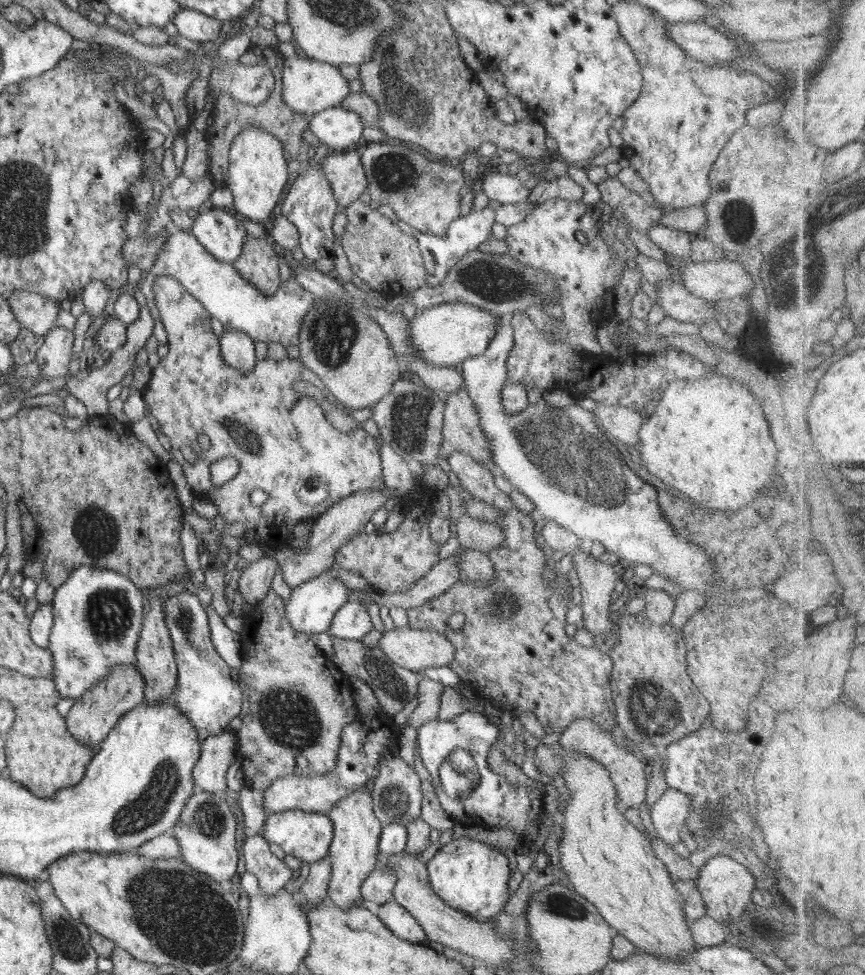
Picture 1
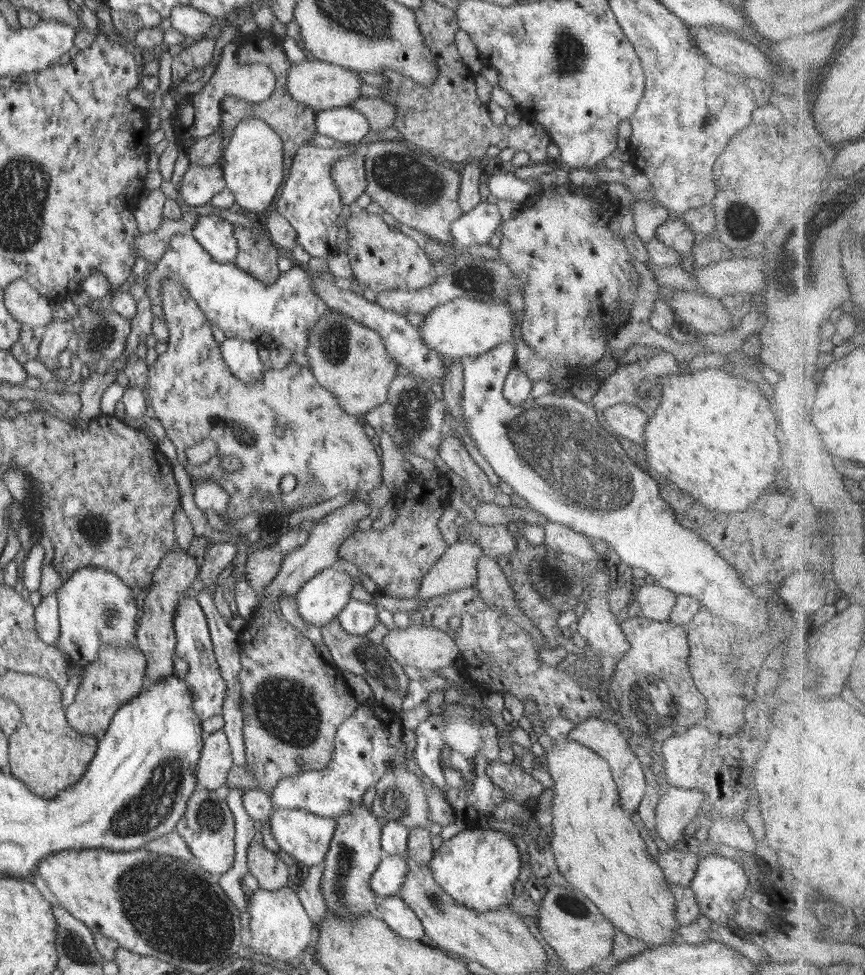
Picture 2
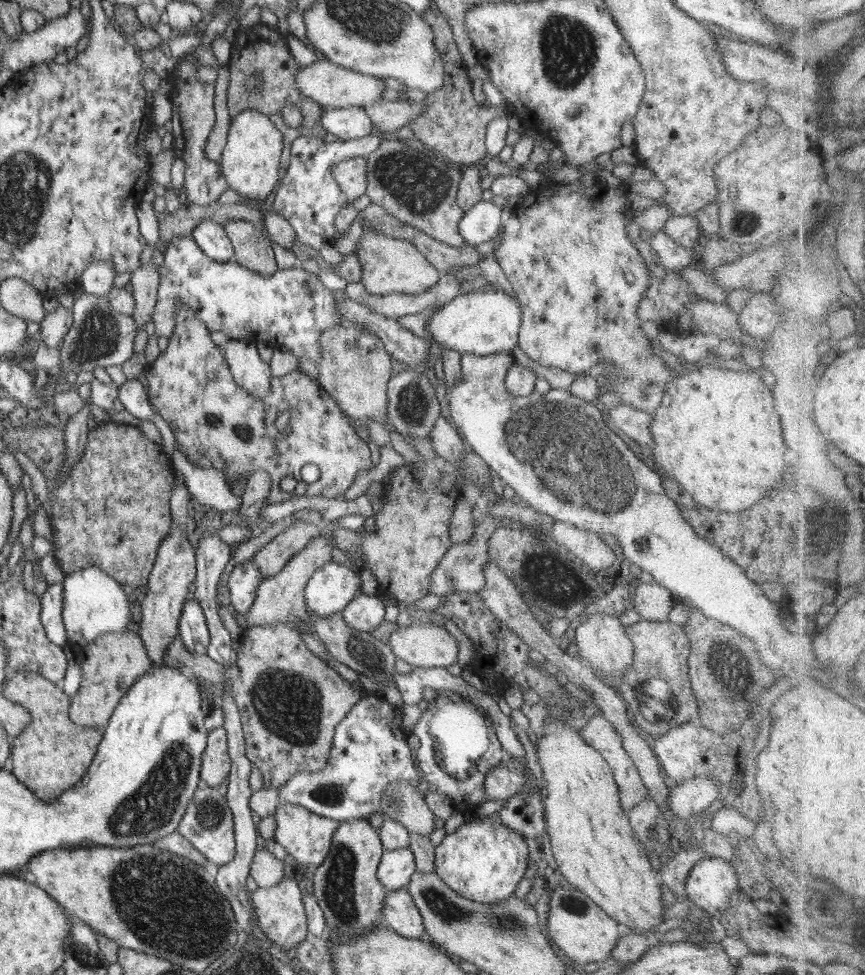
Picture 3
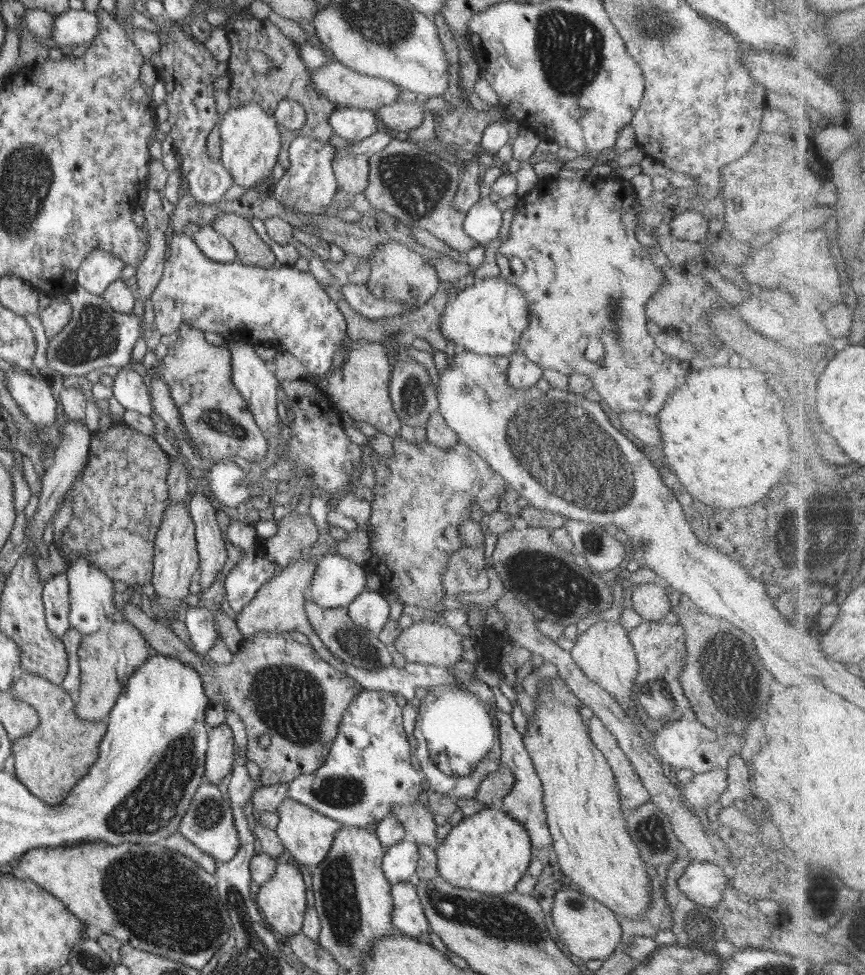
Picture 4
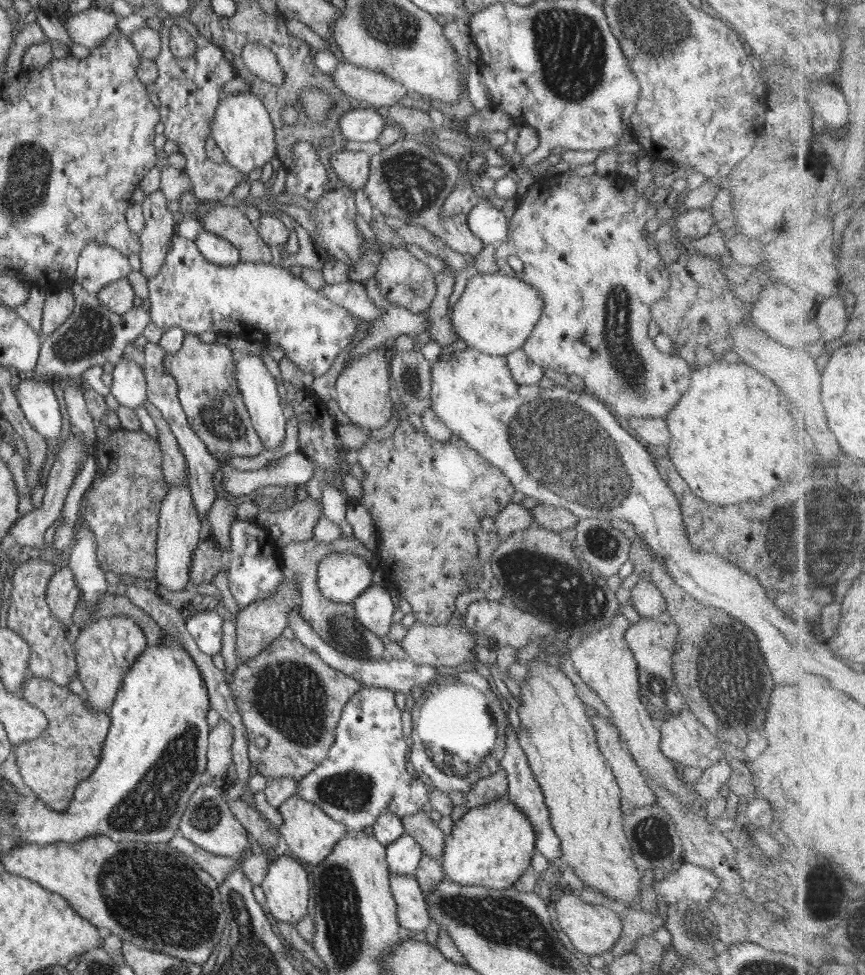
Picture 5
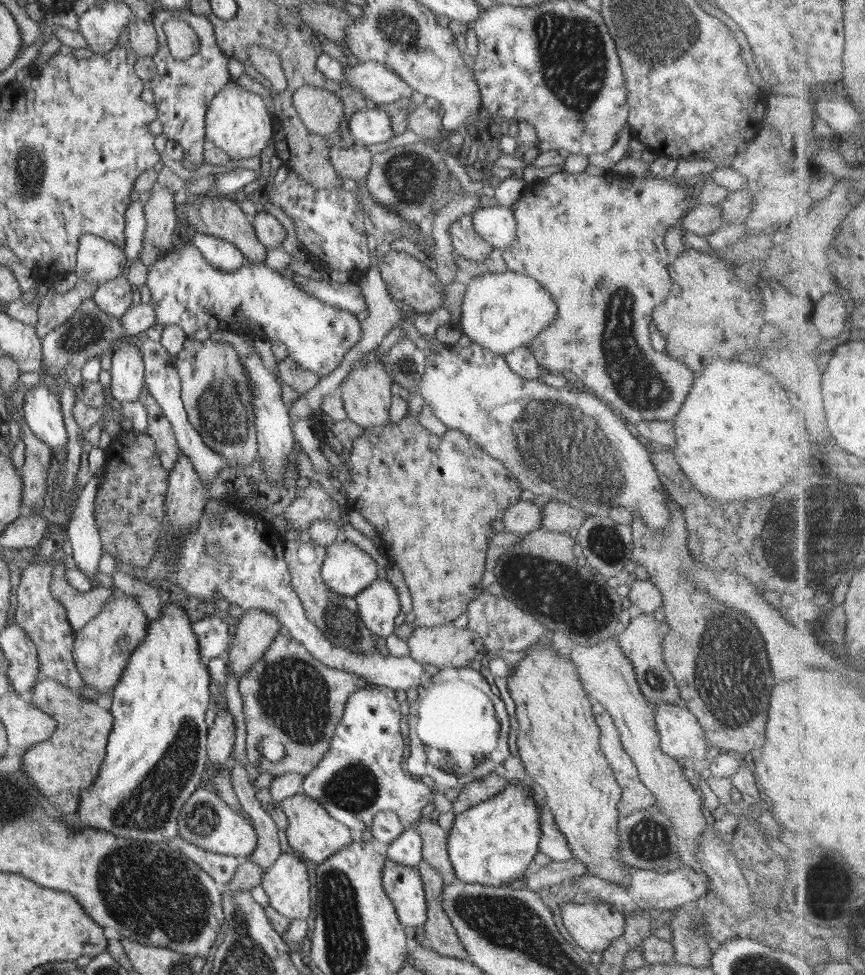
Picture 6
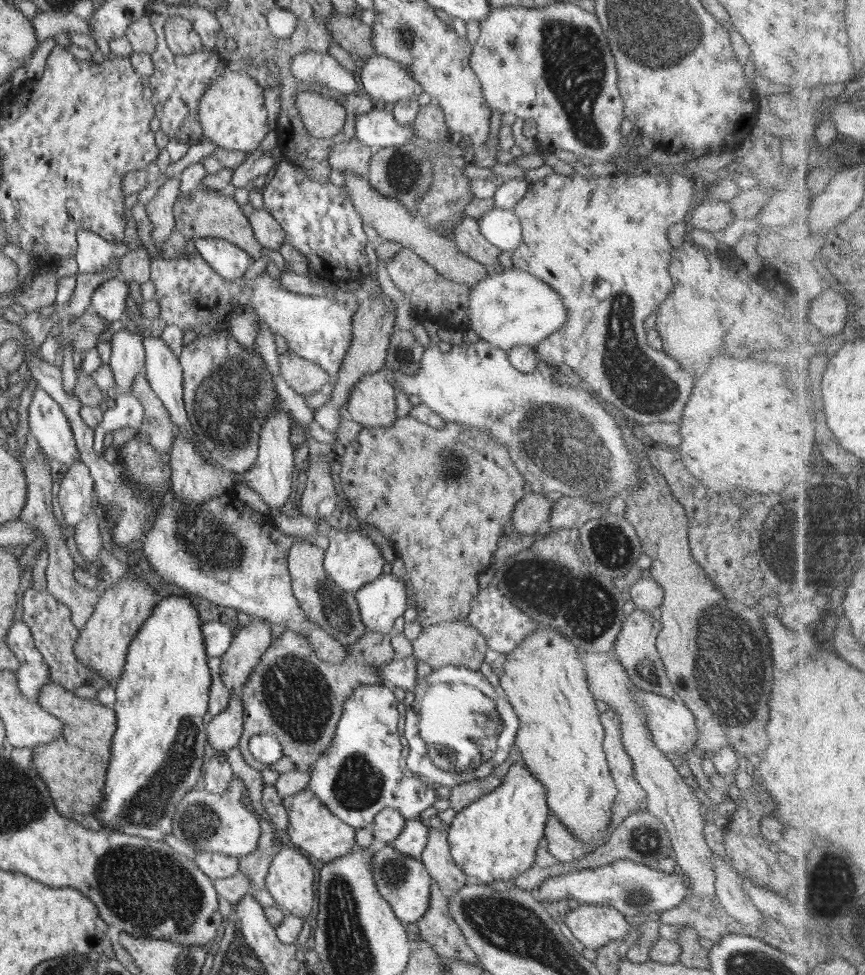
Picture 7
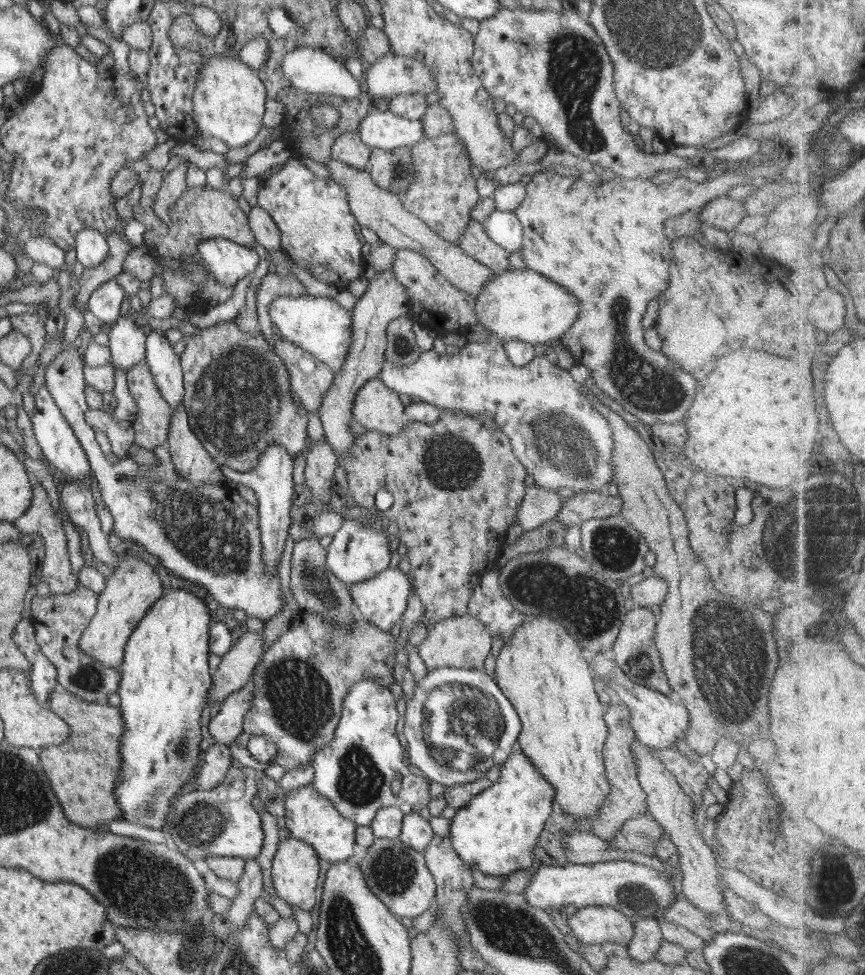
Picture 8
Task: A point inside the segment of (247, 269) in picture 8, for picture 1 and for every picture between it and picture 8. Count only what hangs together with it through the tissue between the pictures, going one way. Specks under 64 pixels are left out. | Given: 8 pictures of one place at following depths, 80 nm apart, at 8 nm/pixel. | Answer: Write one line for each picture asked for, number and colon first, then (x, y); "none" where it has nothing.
1: (221, 232)
2: (216, 235)
3: (210, 236)
4: (211, 243)
5: (219, 251)
6: (220, 253)
7: (228, 260)

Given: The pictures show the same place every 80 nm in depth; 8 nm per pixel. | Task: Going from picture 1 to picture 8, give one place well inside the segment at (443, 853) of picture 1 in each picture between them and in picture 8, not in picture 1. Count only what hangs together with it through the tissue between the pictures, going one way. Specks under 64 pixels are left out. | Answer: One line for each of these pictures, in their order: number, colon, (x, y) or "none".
2: (479, 867)
3: (483, 860)
4: (489, 852)
5: (492, 845)
6: (492, 843)
7: (495, 837)
8: (496, 832)

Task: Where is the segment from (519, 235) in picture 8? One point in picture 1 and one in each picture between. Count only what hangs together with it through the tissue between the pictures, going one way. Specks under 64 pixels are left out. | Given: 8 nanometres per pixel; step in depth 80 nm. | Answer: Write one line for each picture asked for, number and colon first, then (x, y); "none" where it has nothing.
1: (466, 233)
2: (477, 226)
3: (481, 223)
4: (483, 221)
5: (487, 222)
6: (497, 225)
7: (501, 227)

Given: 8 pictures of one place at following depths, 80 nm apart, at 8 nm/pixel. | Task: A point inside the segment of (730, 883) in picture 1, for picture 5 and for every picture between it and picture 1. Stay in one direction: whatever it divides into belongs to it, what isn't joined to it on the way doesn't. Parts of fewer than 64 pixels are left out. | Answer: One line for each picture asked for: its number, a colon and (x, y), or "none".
2: (719, 882)
3: (710, 883)
4: (703, 882)
5: (689, 881)

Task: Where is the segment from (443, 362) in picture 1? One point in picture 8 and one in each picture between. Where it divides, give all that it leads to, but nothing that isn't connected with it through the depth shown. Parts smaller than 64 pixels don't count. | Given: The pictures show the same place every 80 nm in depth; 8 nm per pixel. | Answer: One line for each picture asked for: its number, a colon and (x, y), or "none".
2: (464, 326)
3: (483, 322)
4: (488, 317)
5: (496, 313)
6: (500, 311)
7: (511, 307)
8: (521, 304)

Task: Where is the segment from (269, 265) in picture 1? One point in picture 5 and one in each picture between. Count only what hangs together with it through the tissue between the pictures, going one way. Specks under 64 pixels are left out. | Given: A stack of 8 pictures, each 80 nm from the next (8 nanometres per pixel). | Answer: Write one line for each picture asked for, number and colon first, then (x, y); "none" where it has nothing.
2: (257, 254)
3: (252, 250)
4: (251, 250)
5: (228, 222)

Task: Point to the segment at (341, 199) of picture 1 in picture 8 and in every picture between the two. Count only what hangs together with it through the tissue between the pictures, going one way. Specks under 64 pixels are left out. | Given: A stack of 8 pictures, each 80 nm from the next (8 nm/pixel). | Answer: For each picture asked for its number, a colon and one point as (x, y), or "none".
2: (348, 174)
3: (351, 174)
4: (352, 172)
5: (352, 167)
6: (354, 162)
7: (354, 156)
8: (349, 148)

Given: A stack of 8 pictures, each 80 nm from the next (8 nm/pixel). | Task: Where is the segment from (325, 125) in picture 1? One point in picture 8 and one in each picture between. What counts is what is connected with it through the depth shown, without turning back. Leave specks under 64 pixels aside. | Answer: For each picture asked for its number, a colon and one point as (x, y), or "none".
2: (345, 124)
3: (348, 123)
4: (353, 124)
5: (364, 124)
6: (372, 125)
7: (378, 129)
8: (385, 130)

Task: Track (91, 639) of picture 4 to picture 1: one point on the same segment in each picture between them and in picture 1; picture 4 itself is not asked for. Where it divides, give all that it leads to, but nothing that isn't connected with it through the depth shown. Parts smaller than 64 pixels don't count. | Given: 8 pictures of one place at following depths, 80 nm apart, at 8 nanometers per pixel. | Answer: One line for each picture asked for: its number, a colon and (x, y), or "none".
1: (94, 714)
2: (118, 674)
3: (110, 665)

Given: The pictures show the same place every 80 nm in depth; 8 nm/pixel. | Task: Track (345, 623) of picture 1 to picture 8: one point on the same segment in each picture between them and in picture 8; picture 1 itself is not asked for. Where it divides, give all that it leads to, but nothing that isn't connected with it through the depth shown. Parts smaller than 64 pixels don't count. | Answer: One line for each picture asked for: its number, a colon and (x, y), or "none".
2: (358, 618)
3: (364, 613)
4: (370, 609)
5: (373, 608)
6: (378, 604)
7: (381, 602)
8: (381, 600)

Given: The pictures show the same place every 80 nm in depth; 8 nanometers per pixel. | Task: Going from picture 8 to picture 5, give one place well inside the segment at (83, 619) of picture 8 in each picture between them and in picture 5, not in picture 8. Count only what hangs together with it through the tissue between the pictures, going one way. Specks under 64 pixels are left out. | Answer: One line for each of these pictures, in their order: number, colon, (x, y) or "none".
5: (51, 657)
6: (42, 617)
7: (49, 621)

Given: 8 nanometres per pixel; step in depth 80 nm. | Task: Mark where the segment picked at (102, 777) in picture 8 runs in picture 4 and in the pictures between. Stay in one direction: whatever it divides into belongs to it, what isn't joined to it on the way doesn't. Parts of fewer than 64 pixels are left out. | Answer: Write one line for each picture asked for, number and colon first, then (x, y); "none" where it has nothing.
4: (52, 759)
5: (52, 765)
6: (62, 767)
7: (73, 768)

